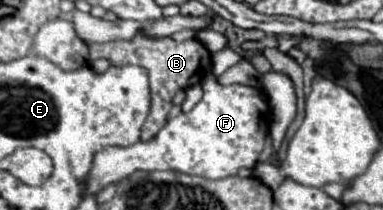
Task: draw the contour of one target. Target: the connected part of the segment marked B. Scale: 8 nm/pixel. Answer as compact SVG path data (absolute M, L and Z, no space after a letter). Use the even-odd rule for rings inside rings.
M137 32L131 40L117 40L117 42L107 42L107 44L91 44L89 50L91 60L95 58L105 58L109 60L111 66L141 66L149 74L149 88L151 88L151 110L149 116L141 128L141 140L147 142L151 140L161 126L167 122L167 112L173 106L171 100L177 90L187 88L193 78L195 82L201 82L205 76L211 74L211 52L197 40L183 40L175 42L171 38L151 38L145 32Z

